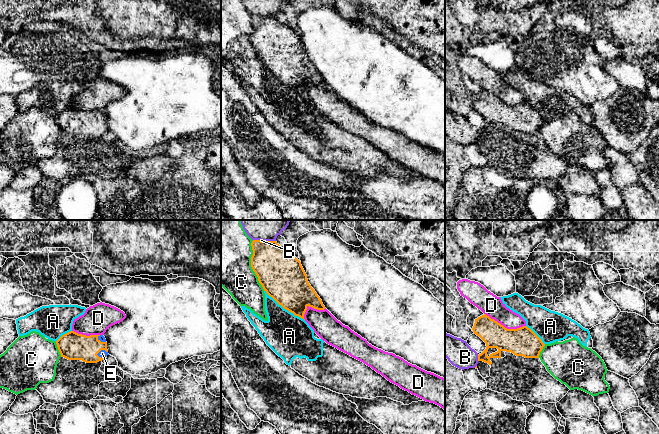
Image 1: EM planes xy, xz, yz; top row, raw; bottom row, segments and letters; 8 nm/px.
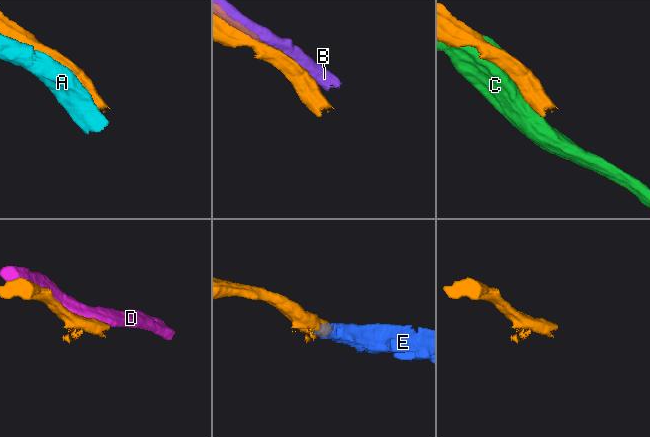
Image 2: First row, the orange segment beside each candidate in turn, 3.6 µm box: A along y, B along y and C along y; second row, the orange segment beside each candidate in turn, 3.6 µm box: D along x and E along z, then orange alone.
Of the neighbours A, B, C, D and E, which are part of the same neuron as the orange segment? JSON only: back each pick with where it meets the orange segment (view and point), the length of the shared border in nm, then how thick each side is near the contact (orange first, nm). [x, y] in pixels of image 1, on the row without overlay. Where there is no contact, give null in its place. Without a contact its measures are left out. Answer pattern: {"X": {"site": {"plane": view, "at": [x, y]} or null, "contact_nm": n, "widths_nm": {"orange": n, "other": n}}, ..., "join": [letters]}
{"E": {"site": {"plane": "xy", "at": [101, 125]}, "contact_nm": 100, "widths_nm": {"orange": 220, "other": 60}}, "join": ["E"]}

